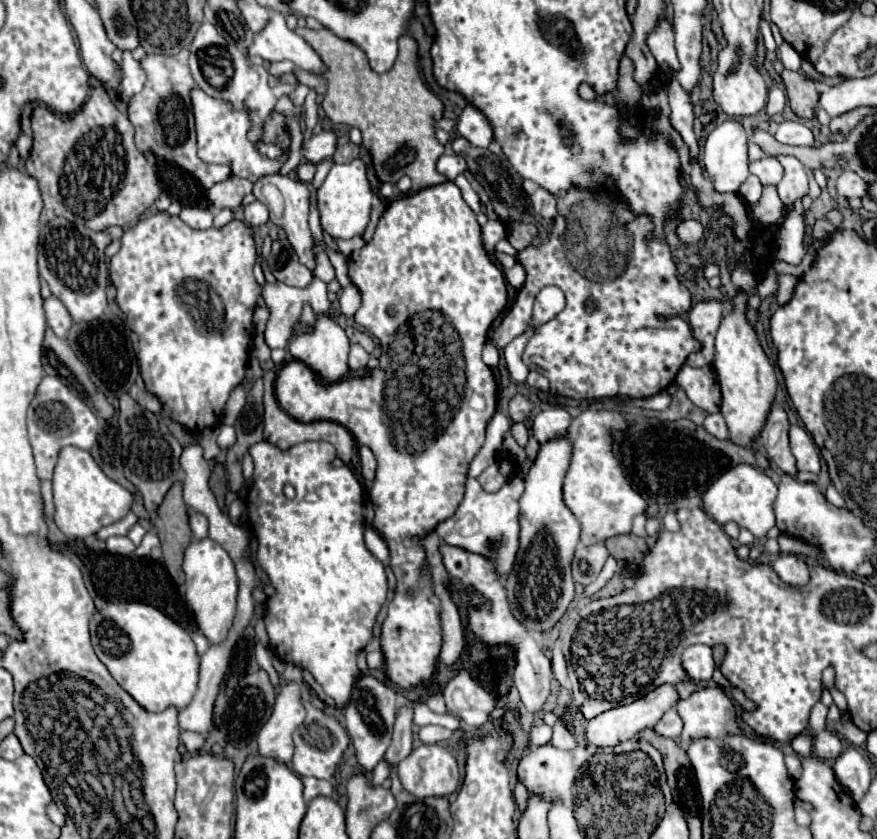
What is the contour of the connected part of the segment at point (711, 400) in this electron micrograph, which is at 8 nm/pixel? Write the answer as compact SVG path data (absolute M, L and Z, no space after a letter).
M686 366L684 378L680 372L676 376L676 384L686 392L686 396L706 412L720 410L720 386L716 382L716 374L710 366L704 368L690 368Z

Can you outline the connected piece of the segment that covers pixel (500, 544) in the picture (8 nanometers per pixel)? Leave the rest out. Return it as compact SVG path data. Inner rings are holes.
M468 478L462 504L458 506L458 510L454 512L452 518L448 518L448 520L440 522L440 526L436 526L436 534L442 538L444 544L458 546L466 552L480 554L486 560L490 560L494 564L502 584L504 584L506 576L514 568L516 552L520 548L520 542L518 542L518 532L520 532L518 500L520 500L522 492L524 492L524 480L522 478L510 478L494 494L484 492L476 478Z

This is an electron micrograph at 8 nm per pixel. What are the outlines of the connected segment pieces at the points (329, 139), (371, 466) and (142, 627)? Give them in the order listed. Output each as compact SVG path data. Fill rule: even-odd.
M320 132L320 134L312 136L308 142L304 142L302 154L308 162L318 164L326 158L332 158L332 154L336 150L336 142L338 142L338 138L334 132Z
M360 446L360 460L362 460L362 476L364 476L364 480L372 482L374 474L376 474L376 458L366 446Z
M112 602L98 610L90 620L92 646L100 662L110 670L112 678L148 712L162 712L170 706L184 708L192 700L198 686L200 658L190 634L158 608L142 602Z

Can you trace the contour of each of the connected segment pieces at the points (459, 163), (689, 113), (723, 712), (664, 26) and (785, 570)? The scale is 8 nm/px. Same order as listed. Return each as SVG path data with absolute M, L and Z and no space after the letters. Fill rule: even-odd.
M442 154L436 168L448 180L454 180L458 174L462 174L466 170L466 160L462 156L458 156L458 154Z
M678 80L670 82L670 120L674 124L674 128L682 134L684 142L690 146L692 156L698 156L698 144L696 144L696 136L692 132L692 122L694 122L694 106L692 106L692 98L690 94L678 84Z
M718 686L702 688L690 698L676 704L676 712L684 722L682 744L700 738L724 738L728 734L742 734L736 724L736 708L732 698Z
M662 20L656 30L648 36L648 46L650 52L654 54L660 70L664 70L666 74L672 74L676 70L680 70L680 62L674 50L674 32L668 20Z
M784 554L784 558L776 558L772 562L772 570L780 576L788 586L806 586L810 582L810 570L806 562L794 554Z

